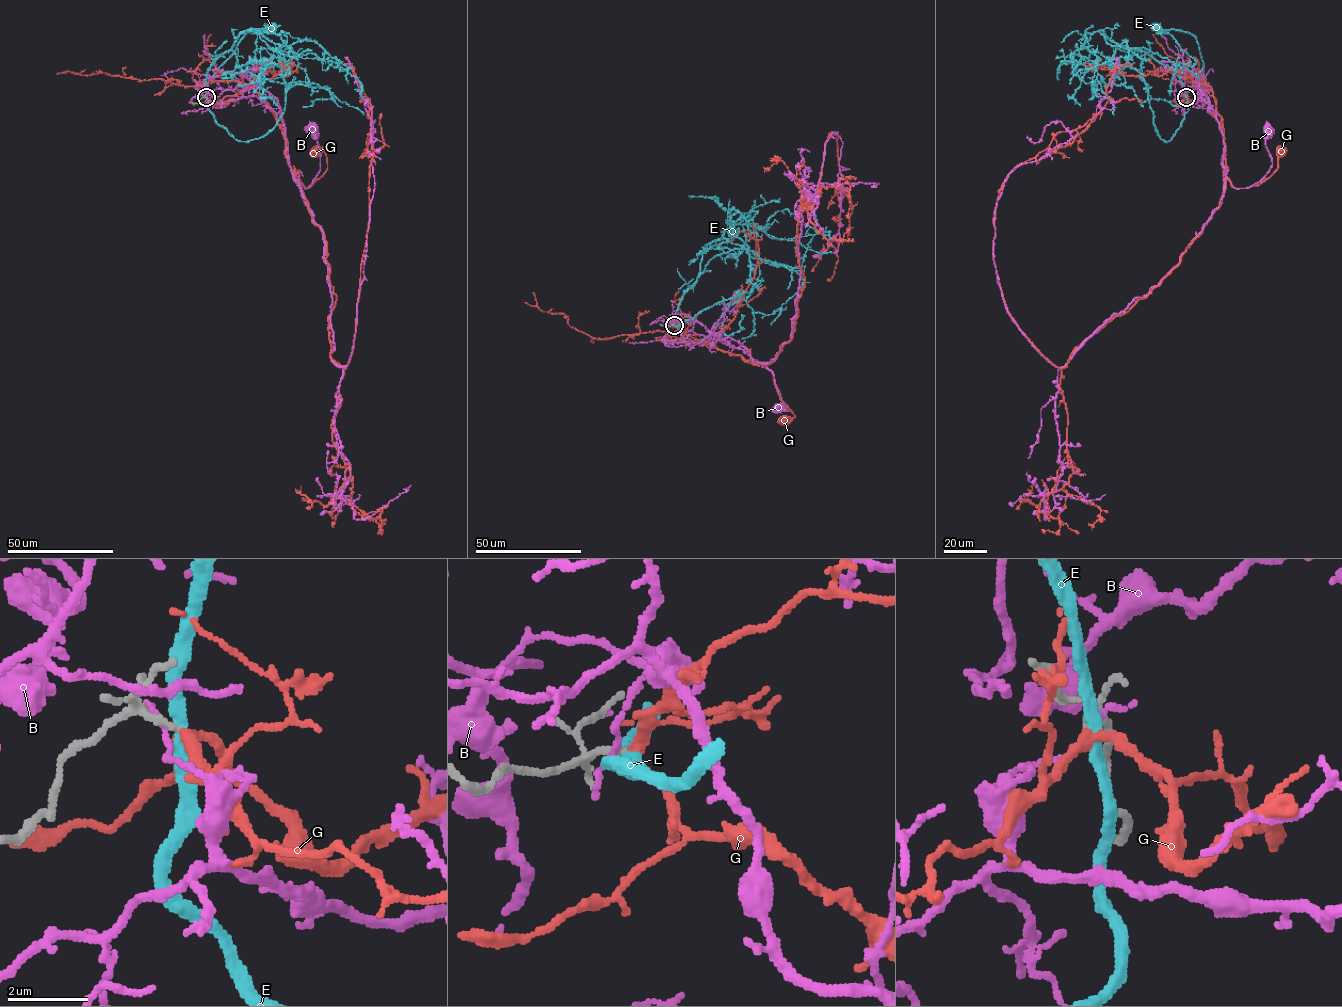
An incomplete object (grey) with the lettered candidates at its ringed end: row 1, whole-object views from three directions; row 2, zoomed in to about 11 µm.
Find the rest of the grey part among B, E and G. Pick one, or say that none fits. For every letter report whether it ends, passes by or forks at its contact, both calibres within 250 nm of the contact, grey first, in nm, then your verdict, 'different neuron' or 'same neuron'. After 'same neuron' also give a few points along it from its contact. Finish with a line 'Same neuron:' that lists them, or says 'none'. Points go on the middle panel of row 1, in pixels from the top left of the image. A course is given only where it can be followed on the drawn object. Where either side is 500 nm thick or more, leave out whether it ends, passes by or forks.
B: it passes by | 130/120 nm | different neuron
E: it passes by | 110/320 nm | different neuron
G: it passes by | 120/240 nm | same neuron | via (674, 325), (706, 345), (765, 364), (779, 397), (795, 416), (783, 421)
Same neuron: G

